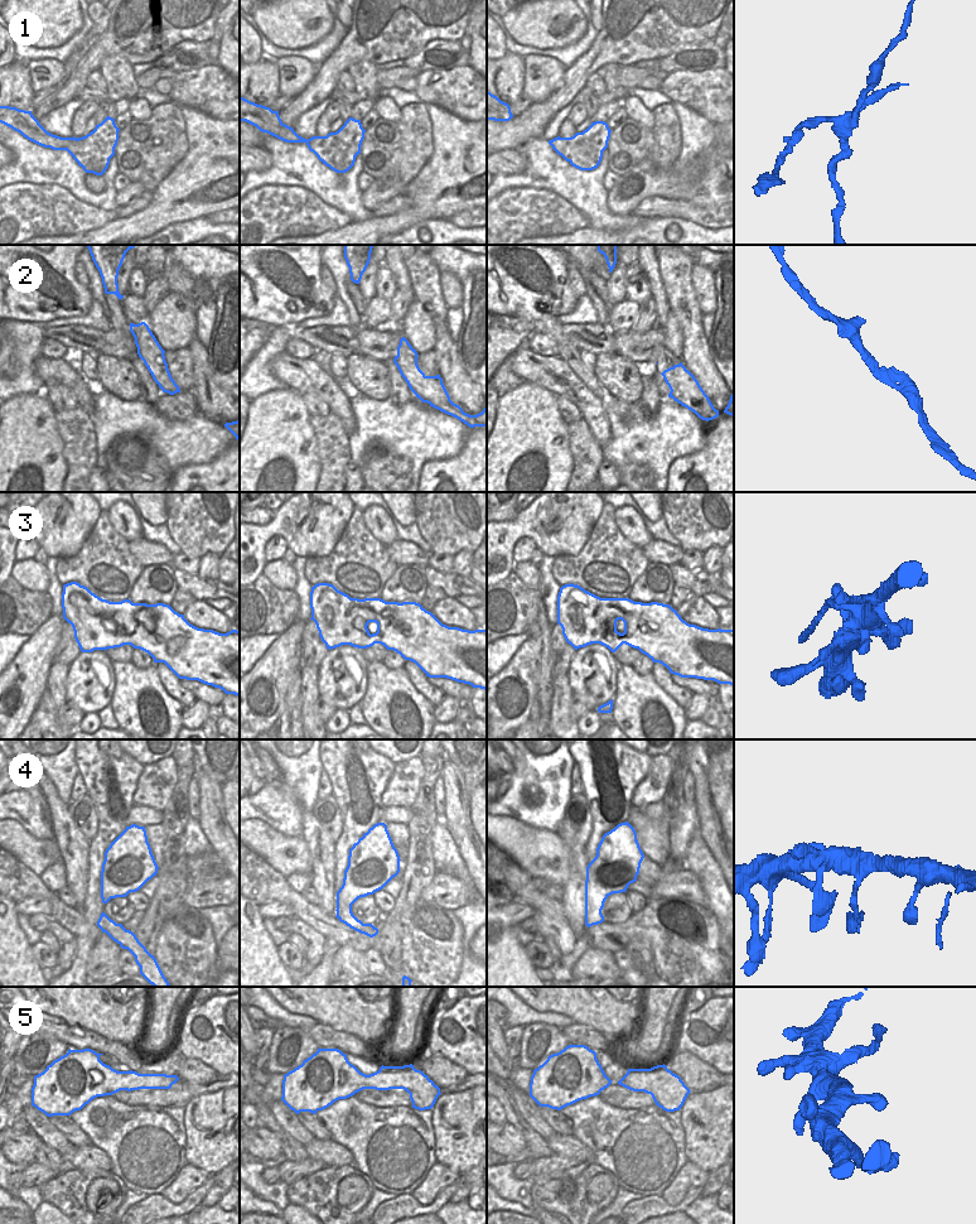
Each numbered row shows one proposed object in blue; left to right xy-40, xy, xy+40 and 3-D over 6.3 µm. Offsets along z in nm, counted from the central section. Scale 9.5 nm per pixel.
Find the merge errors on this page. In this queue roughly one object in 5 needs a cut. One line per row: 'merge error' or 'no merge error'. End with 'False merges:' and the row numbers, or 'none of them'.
1: merge error
2: no merge error
3: merge error
4: no merge error
5: no merge error
False merges: 1, 3

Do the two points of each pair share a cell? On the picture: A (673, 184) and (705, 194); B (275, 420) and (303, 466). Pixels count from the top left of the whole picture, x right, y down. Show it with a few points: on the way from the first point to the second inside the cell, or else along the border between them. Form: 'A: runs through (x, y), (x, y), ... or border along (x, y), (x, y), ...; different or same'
A: border along (702, 163), (699, 189), (687, 200); different
B: runs through (278, 432), (279, 442), (291, 454); same

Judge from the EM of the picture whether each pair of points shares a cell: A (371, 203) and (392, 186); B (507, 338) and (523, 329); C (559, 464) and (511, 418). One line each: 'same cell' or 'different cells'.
A: same cell
B: same cell
C: same cell

